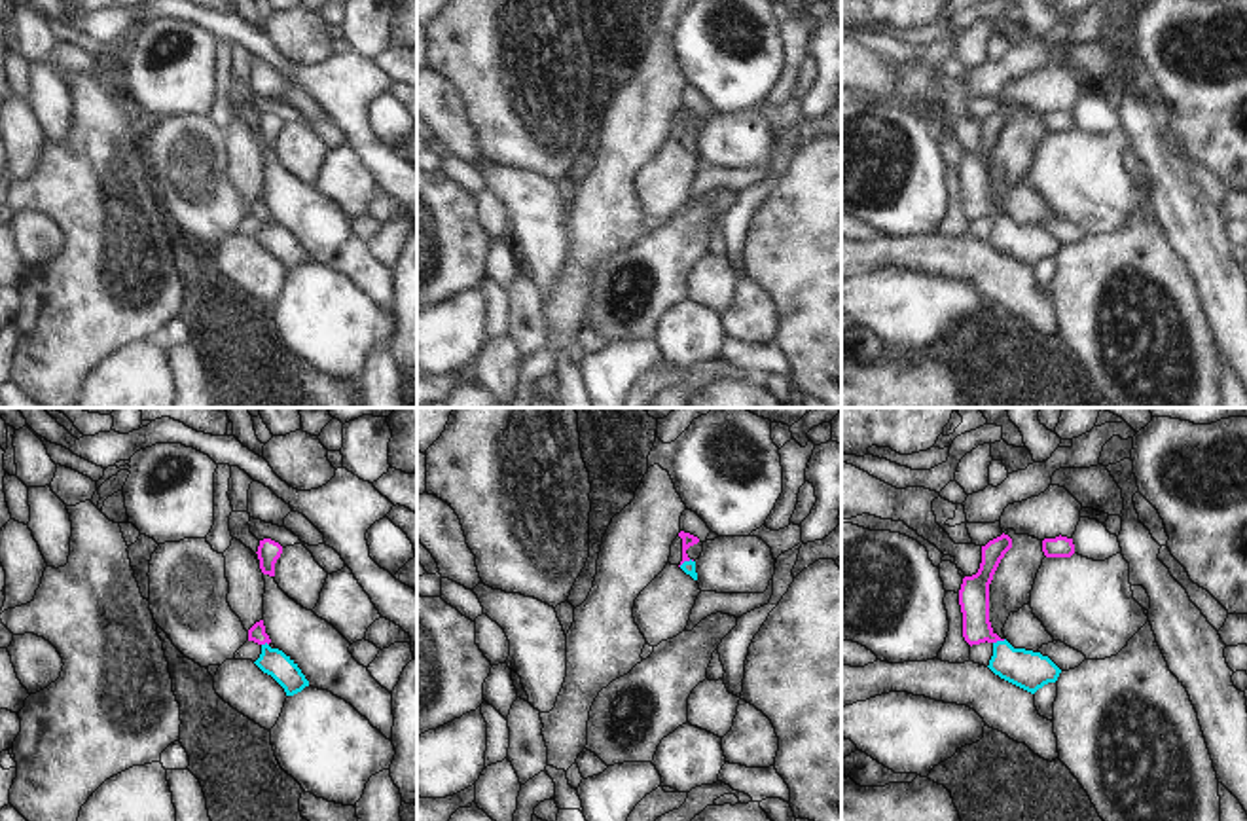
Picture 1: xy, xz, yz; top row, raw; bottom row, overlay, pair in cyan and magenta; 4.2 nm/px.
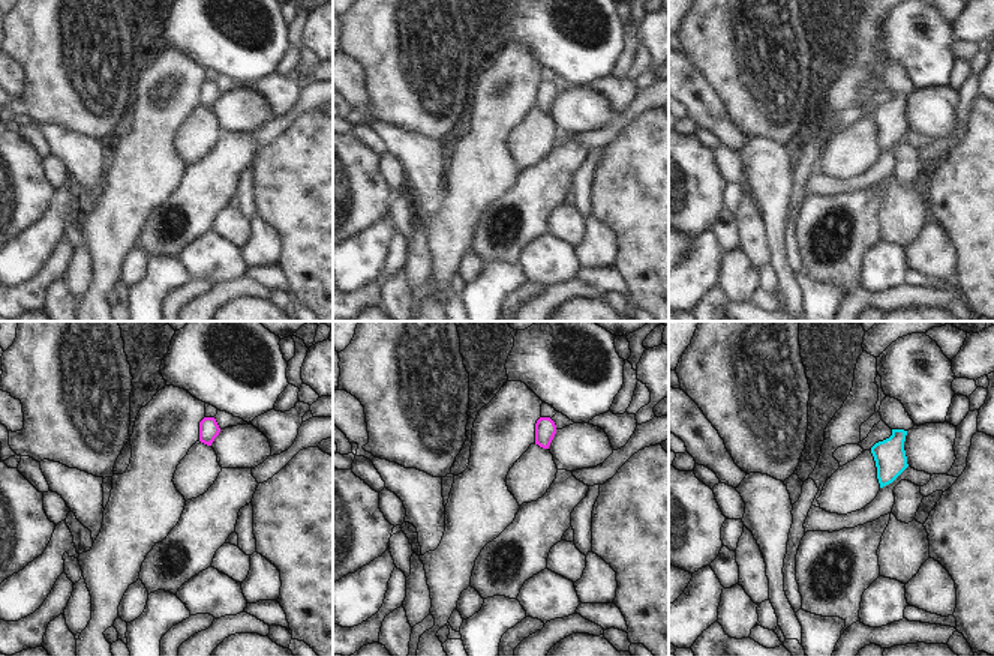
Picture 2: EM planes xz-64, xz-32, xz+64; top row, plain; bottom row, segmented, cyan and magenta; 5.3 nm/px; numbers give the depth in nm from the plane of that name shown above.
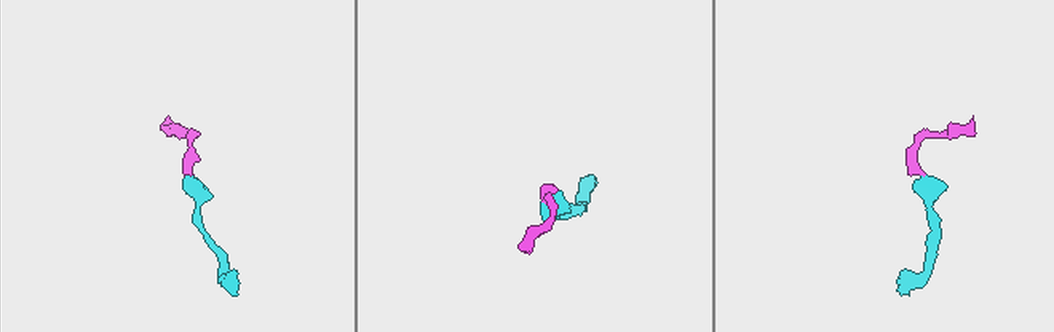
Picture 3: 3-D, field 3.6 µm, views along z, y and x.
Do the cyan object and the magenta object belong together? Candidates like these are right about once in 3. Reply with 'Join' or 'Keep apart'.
Join

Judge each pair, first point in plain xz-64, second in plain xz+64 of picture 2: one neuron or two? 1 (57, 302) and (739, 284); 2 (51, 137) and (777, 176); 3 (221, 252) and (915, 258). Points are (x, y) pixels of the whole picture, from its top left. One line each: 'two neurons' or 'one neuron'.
1: one neuron
2: one neuron
3: two neurons

